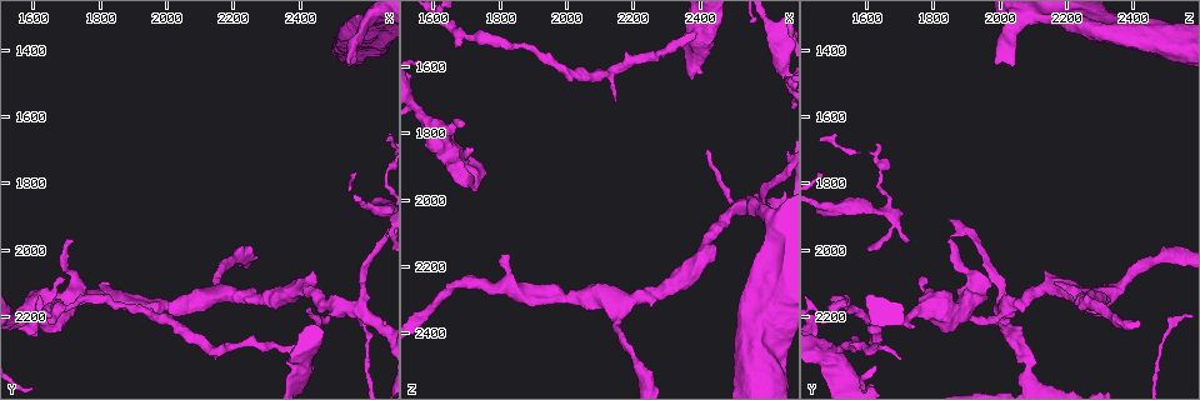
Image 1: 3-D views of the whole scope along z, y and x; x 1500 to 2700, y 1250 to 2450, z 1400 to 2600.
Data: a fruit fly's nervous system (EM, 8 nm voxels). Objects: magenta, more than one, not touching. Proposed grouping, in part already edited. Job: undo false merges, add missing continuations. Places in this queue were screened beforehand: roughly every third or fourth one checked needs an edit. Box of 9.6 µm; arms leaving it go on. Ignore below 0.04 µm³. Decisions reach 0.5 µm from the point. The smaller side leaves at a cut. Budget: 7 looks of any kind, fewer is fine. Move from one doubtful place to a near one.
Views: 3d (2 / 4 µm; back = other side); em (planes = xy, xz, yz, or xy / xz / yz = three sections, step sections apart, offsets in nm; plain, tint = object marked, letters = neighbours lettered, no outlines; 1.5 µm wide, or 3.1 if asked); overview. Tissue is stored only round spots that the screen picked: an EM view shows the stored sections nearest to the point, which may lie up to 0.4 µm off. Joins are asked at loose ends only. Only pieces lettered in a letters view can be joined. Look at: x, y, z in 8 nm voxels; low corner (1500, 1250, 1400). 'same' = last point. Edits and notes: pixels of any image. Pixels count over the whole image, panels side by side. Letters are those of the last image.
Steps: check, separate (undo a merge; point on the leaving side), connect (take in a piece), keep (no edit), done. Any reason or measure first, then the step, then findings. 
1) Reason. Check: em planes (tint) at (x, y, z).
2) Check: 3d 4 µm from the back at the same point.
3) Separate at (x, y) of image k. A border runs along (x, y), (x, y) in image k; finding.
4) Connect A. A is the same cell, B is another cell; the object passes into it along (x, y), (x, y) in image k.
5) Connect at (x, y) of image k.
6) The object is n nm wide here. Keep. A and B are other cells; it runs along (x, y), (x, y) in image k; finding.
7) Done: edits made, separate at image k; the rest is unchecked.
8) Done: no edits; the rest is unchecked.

Branch stops here. Check: 3d 2 µm at (2550, 1430, 1990).

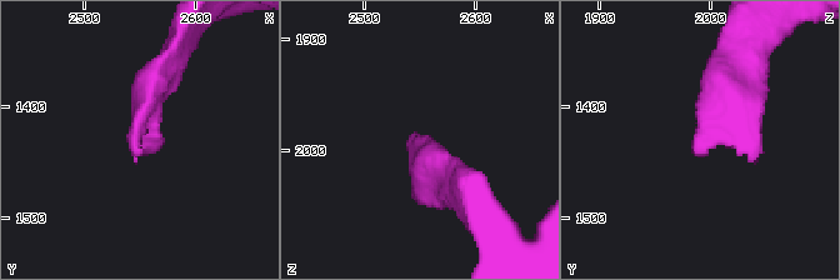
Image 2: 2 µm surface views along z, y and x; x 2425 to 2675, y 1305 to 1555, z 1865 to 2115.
Check: em 3.1 µm yz step 16 (letters) at (2548, 1438, 1986).

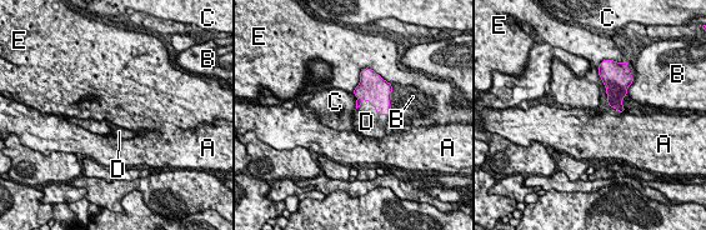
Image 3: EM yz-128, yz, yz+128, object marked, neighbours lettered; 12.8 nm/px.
Another direction. Check: em 3.1 µm planes (letters) at the same point.

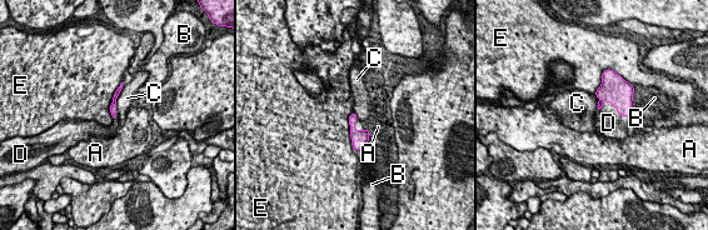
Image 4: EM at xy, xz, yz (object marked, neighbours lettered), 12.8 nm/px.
Connect D. D is the same cell, A, B, C and E are other cells; the object passes into it along (618, 91), (617, 109), (608, 123) in image 4; it goes on there.

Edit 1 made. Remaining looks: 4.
Arms run side by side. Check: 3d 4 µm at (2400, 2330, 1510).

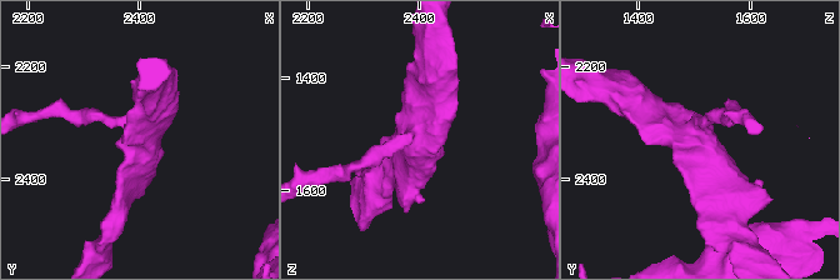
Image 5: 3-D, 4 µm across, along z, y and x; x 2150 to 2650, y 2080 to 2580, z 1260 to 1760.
4 arms meet here. Check: em planes (letters) at (2400, 2325, 1500).

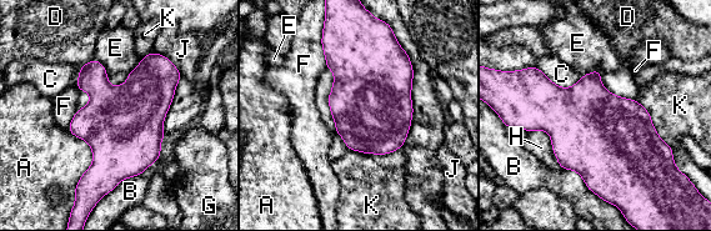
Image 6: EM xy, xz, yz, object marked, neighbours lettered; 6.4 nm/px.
The longest contact is with A, 380 nm. Keep. A, B, C, D, E, F, G, H, J and K are other cells; a border runs along (321, 34), (321, 50), (326, 68) in image 6; continuous, no second neuron.

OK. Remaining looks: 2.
Done: edits made, connect at image 4; the rest is unchecked.

